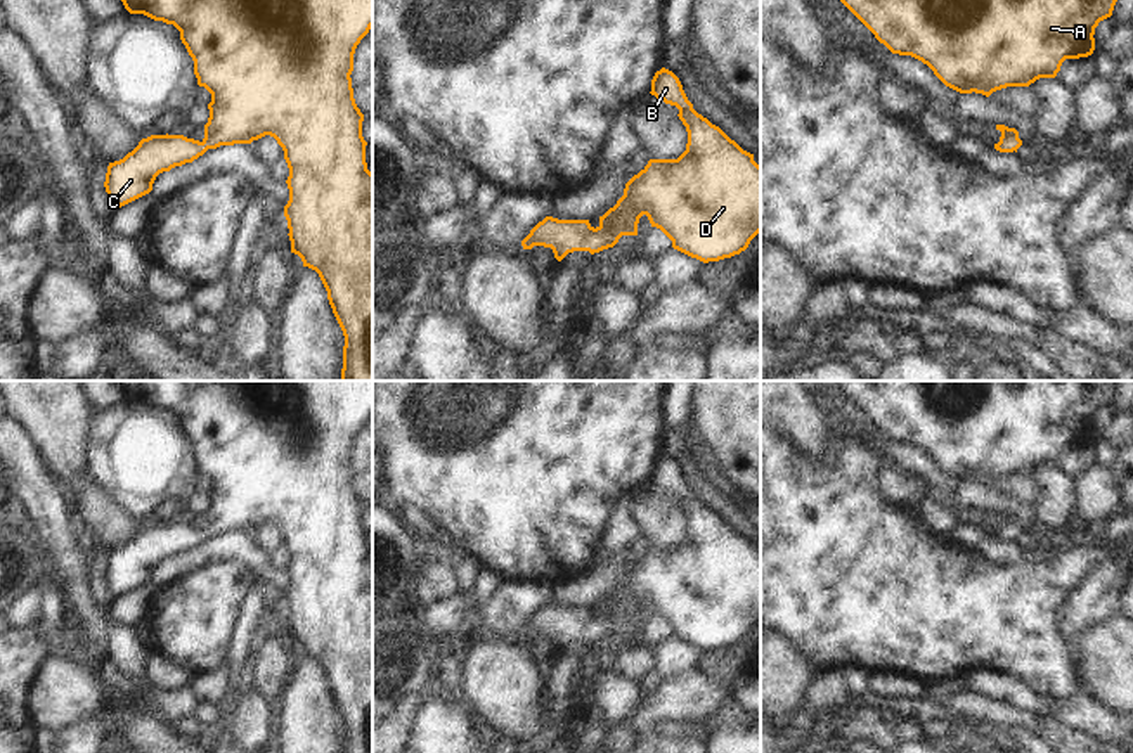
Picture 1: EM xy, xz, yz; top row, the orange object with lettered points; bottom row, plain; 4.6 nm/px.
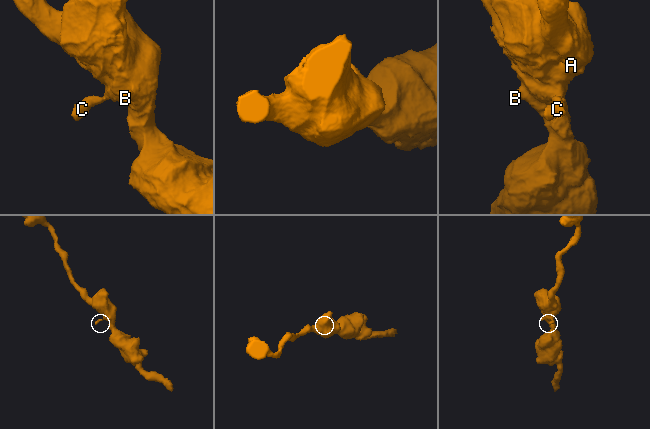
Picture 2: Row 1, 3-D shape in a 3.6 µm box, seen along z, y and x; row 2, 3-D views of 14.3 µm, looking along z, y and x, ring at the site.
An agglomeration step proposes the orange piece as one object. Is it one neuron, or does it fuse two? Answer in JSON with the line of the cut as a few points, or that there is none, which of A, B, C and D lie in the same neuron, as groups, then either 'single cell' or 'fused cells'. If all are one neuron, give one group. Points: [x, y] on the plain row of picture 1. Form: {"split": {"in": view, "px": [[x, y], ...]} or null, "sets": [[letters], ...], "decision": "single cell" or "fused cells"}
{"split": null, "sets": [["A", "B", "C", "D"]], "decision": "single cell"}

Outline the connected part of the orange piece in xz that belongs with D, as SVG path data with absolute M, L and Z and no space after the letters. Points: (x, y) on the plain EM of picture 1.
M662 455L651 467L651 483L679 497L686 514L686 538L677 547L650 547L624 576L624 583L599 604L594 616L589 608L558 608L546 604L521 628L523 637L534 634L551 635L561 649L568 640L589 639L591 642L613 635L622 623L638 623L643 602L651 615L660 616L672 635L703 651L731 646L745 639L761 620L761 554L754 542L743 538L719 514L693 497L679 466Z

